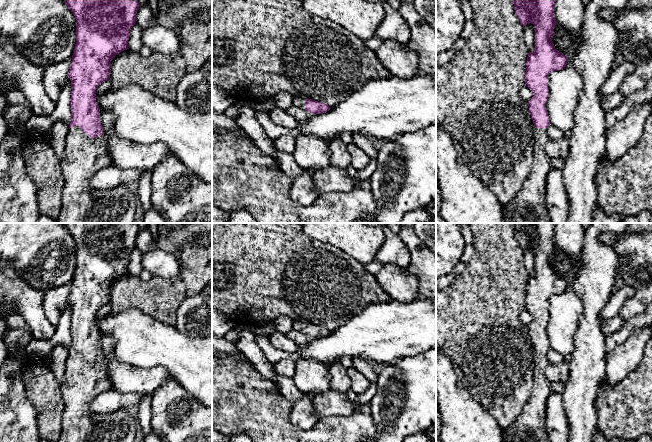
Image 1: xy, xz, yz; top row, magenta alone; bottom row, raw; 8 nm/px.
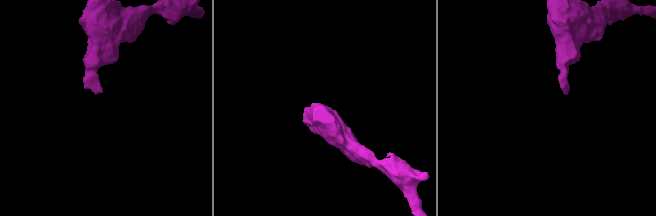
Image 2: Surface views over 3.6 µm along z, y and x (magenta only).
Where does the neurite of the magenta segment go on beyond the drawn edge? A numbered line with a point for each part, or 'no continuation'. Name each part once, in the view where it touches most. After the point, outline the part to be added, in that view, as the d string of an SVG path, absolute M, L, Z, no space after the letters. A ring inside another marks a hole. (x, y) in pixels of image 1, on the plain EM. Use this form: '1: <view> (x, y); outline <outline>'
1: xy (84, 380); outline M78 349L68 352L65 379L60 385L64 402L62 431L58 442L134 442L136 421L125 409L108 414L94 414L89 408L96 396L110 389L106 362L92 363Z

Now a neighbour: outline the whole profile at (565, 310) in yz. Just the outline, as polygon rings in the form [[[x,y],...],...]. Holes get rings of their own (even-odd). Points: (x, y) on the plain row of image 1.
[[[572,291],[548,299],[549,321],[545,329],[549,346],[562,356],[571,355],[584,306]]]

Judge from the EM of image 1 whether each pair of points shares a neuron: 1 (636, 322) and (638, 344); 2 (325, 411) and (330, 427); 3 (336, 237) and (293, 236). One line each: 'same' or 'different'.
1: different
2: different
3: different

